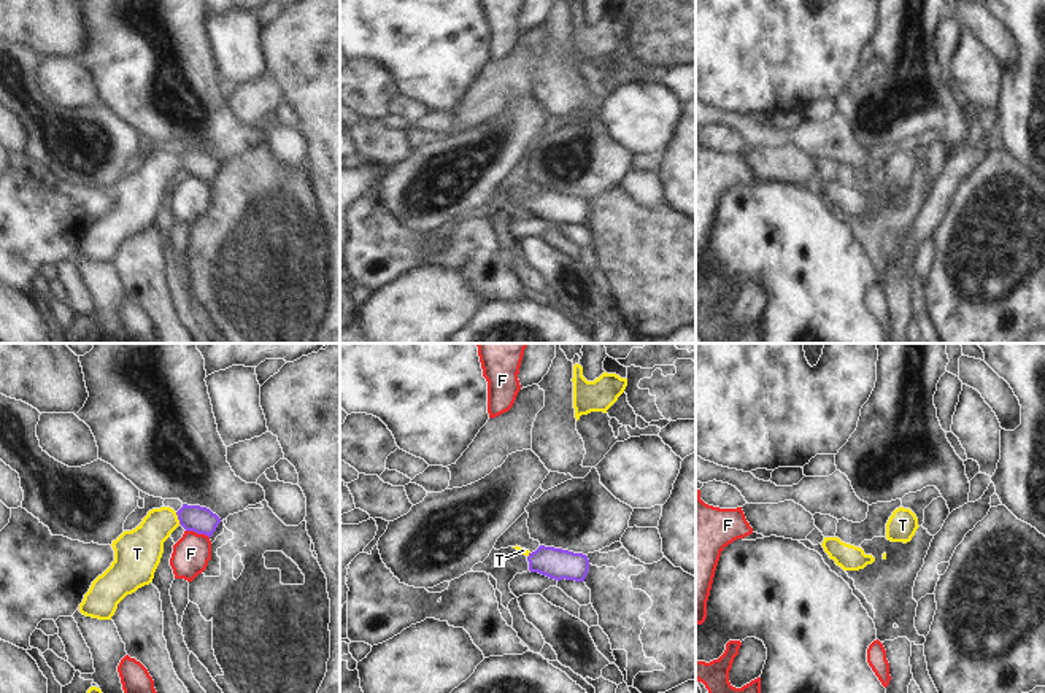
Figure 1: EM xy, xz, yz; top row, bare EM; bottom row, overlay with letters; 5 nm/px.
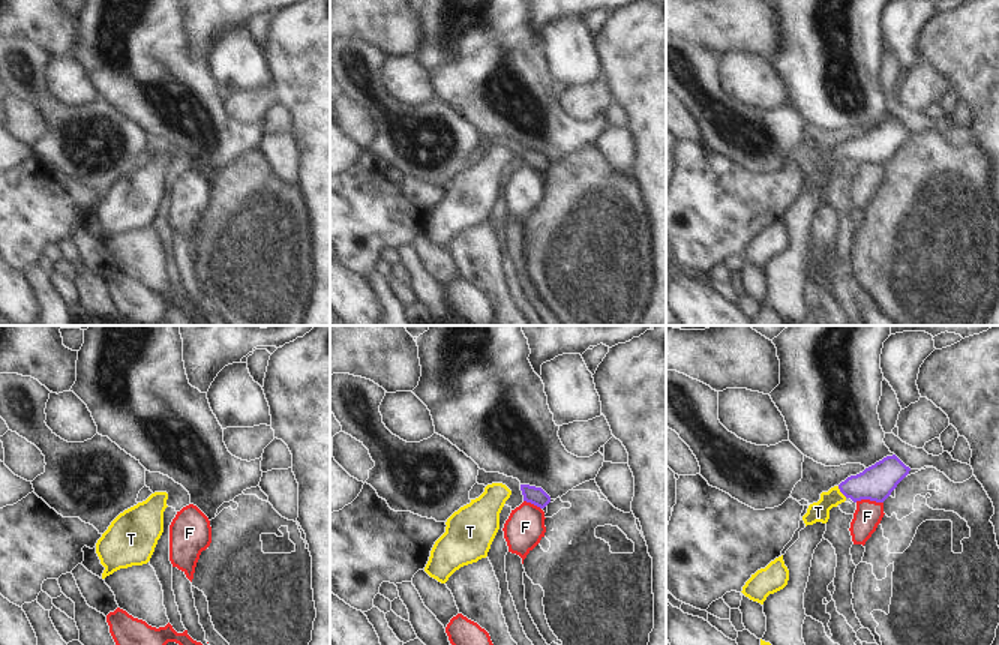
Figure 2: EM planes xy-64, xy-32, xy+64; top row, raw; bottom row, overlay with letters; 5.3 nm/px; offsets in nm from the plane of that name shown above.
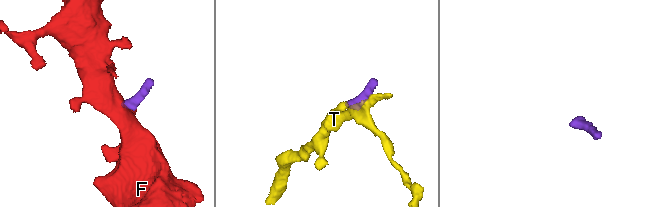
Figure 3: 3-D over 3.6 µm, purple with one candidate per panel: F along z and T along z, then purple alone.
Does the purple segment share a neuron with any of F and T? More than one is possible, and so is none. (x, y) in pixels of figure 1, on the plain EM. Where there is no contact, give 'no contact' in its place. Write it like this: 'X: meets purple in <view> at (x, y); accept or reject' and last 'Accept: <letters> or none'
F: meets purple in xy at (197, 177); reject
T: meets purple in xy at (178, 162); accept
Accept: T

